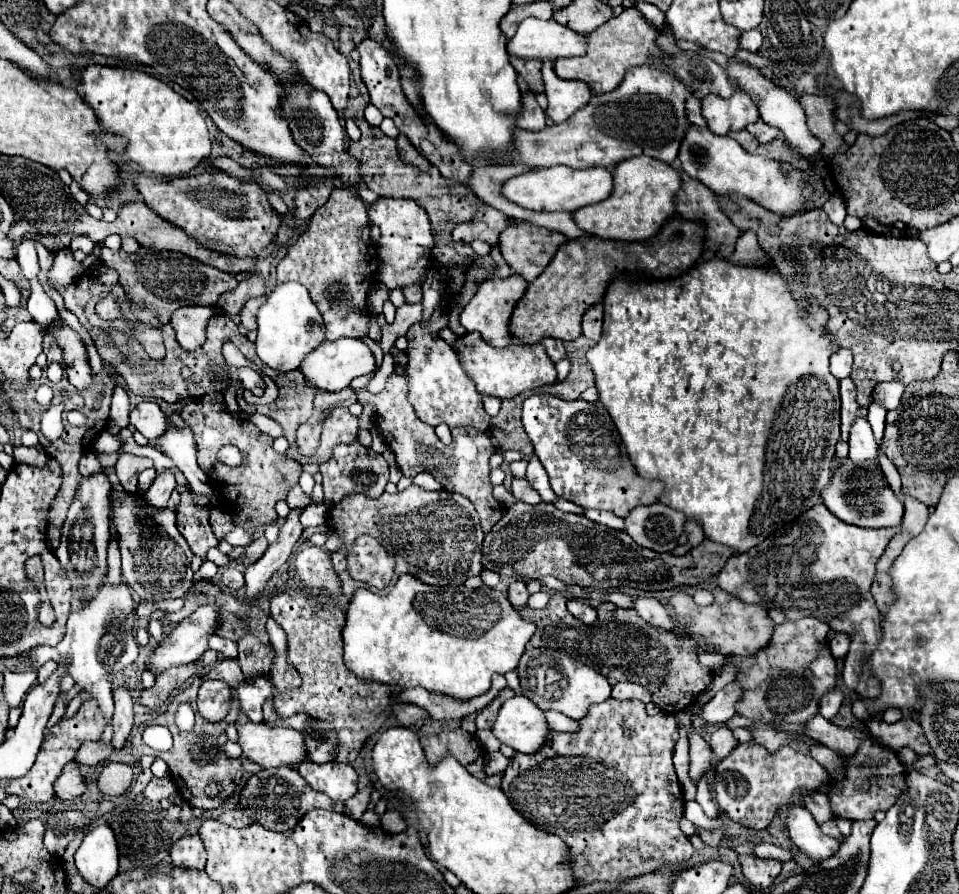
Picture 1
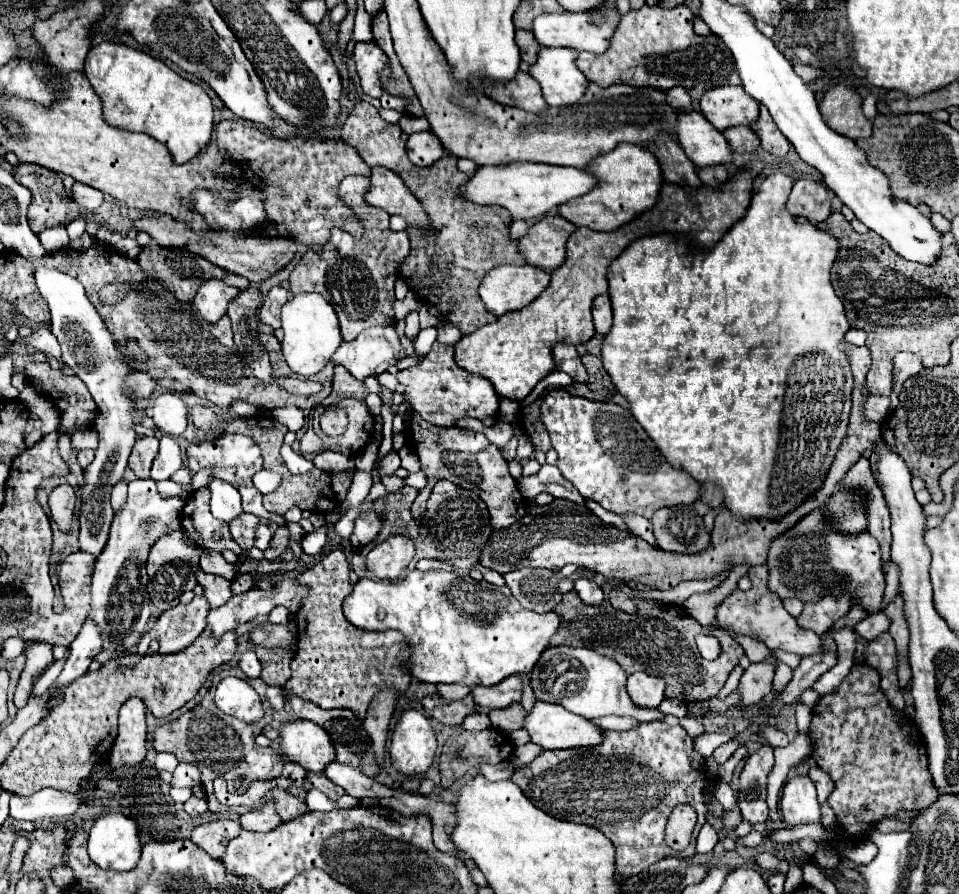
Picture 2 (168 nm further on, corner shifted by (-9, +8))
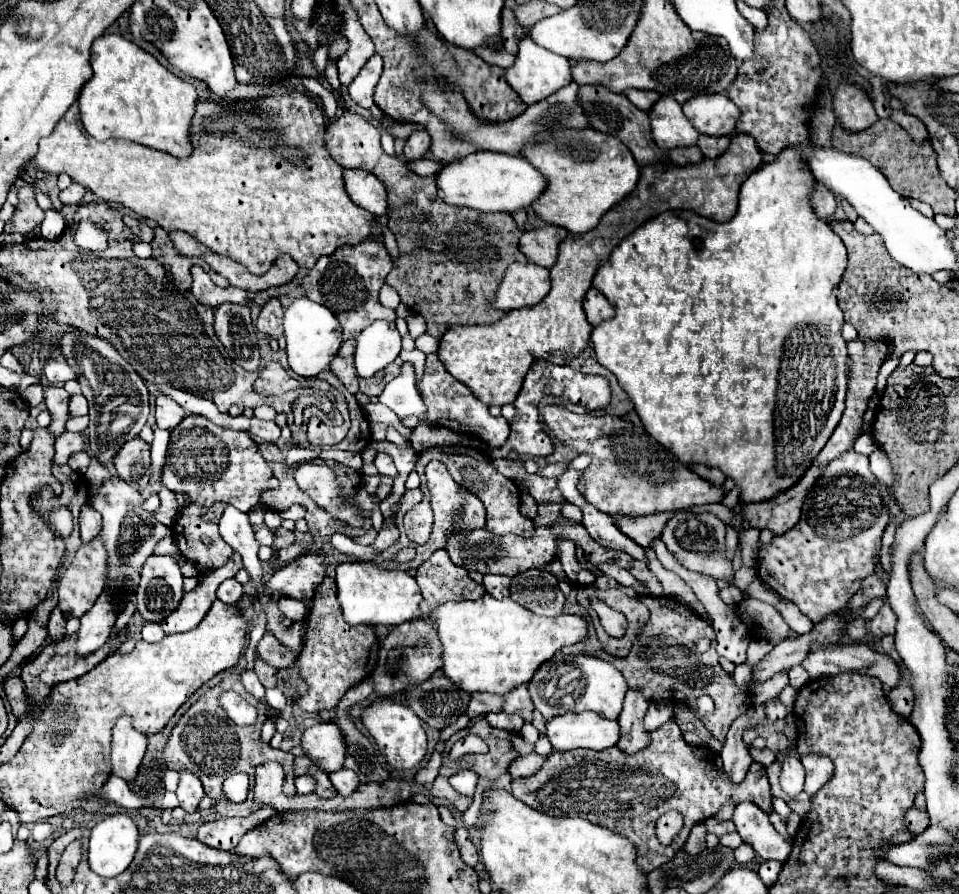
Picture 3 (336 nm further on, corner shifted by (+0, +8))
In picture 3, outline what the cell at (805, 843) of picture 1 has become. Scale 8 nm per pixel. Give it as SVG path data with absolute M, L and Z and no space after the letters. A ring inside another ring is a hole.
M786 756L782 760L780 786L782 786L782 790L786 792L788 798L796 798L802 792L802 786L804 786L804 768L802 768L798 756Z

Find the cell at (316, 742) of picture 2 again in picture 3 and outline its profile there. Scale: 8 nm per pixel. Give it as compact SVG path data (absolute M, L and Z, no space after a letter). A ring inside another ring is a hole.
M330 722L306 728L300 740L300 748L324 772L340 770L346 756L342 734Z

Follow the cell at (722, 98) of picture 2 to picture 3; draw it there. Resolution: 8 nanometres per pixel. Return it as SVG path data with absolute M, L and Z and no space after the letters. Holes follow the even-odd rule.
M726 92L694 96L682 104L684 114L690 118L698 132L708 136L732 134L740 112L734 102L728 100Z

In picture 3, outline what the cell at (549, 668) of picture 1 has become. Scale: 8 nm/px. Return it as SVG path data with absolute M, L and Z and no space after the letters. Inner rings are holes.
M570 656L568 660L548 660L528 682L528 690L534 702L534 708L542 712L544 718L560 716L566 712L584 712L592 710L604 718L616 720L622 712L622 696L626 694L624 676L606 660L596 656Z

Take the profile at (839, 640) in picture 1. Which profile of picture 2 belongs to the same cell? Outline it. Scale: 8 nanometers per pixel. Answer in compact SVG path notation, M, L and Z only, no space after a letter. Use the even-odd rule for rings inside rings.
M877 612L875 616L867 616L865 620L861 620L855 626L855 632L865 640L875 640L879 634L887 632L889 626L891 626L891 620L883 612Z

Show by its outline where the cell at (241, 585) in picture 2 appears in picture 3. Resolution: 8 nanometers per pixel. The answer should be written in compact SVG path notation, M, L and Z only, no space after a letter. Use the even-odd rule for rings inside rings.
M228 578L218 586L218 600L226 602L226 604L234 604L234 600L240 600L240 596L244 594L242 584L236 578Z

